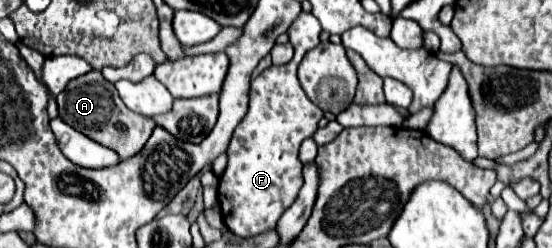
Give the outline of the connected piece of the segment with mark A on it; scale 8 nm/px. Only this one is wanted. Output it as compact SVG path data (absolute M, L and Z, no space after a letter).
M92 70L84 76L72 80L66 88L68 90L64 90L62 94L56 96L56 102L58 102L58 114L68 126L86 134L94 142L116 150L122 160L136 156L146 146L146 142L152 136L152 130L156 126L154 120L128 110L126 104L122 104L116 86L112 82L108 82L102 76L102 72Z

